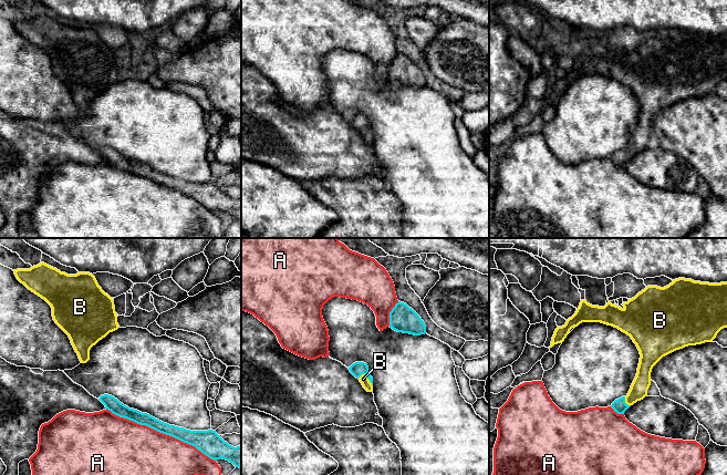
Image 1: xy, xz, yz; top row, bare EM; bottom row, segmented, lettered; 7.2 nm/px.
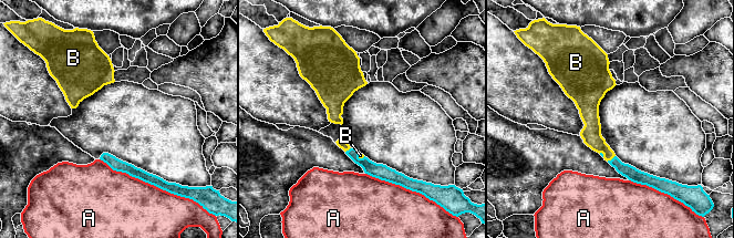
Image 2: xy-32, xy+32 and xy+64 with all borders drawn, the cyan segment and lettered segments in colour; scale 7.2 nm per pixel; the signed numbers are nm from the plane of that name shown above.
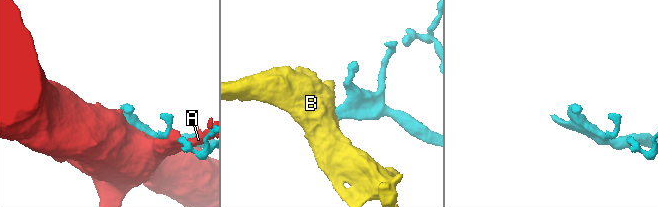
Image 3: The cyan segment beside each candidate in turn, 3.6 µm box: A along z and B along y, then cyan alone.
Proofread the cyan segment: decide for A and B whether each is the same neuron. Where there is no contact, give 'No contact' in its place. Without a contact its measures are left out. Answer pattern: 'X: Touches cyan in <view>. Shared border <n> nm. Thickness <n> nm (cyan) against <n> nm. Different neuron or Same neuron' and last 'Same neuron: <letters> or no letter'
A: Touches cyan in xy. Shared border 900 nm. Thickness 110 nm (cyan) against 380 nm. Different neuron
B: Touches cyan in xz. Shared border 130 nm. Thickness 100 nm (cyan) against 70 nm. Same neuron
Same neuron: B

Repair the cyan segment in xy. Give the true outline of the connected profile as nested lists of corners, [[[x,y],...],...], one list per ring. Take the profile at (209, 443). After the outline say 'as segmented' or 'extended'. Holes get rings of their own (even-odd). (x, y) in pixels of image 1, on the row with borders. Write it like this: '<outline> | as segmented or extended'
[[[108,394],[101,395],[98,400],[108,411],[120,417],[127,419],[141,425],[146,425],[159,433],[193,445],[214,461],[222,458],[229,461],[236,467],[241,468],[241,446],[233,447],[229,445],[216,433],[216,431],[190,431],[184,427],[169,425],[147,413],[129,409]]] | as segmented

